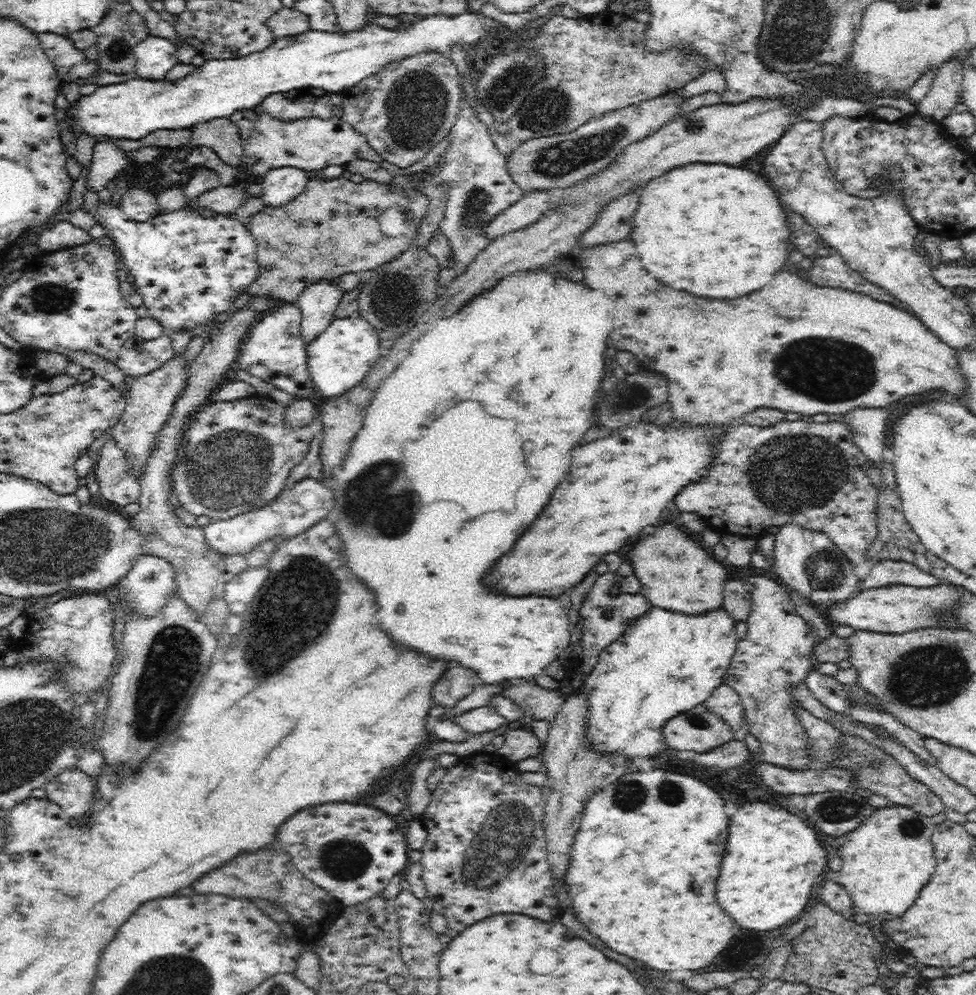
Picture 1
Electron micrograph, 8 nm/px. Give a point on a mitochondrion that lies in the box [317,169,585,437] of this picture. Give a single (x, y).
(388, 294)

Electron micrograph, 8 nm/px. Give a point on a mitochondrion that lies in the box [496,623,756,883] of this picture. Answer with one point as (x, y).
(630, 795)

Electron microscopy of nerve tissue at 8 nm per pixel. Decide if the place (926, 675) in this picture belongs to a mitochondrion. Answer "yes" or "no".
yes

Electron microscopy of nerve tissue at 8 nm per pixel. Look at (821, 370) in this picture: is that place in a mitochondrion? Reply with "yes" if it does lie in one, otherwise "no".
yes

